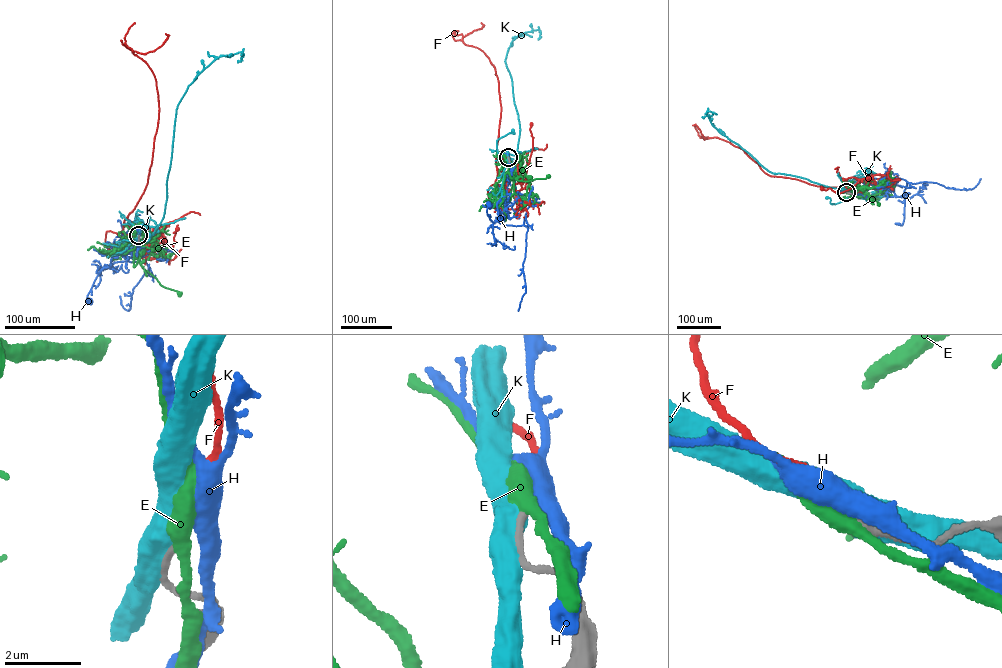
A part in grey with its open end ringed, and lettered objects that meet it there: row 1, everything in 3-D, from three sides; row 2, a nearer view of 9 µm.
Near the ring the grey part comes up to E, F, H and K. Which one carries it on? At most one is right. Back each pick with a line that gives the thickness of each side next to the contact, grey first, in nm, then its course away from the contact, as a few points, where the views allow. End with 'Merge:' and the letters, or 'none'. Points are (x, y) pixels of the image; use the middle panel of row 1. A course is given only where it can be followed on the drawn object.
F: calibres 190 and 170 nm; course (508, 157), (496, 156), (498, 169), (525, 176), (532, 150), (531, 124)
Merge: F

